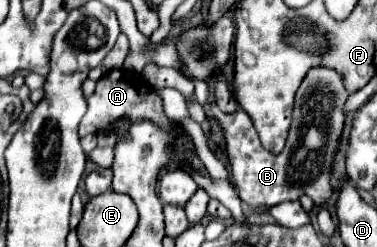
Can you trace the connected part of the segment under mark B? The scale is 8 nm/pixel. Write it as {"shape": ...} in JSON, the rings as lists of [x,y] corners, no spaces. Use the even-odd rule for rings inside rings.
{"shape":[[[326,66],[310,68],[304,76],[304,82],[298,86],[294,96],[292,110],[292,126],[286,138],[286,146],[280,154],[268,154],[262,148],[258,132],[244,110],[236,110],[236,114],[224,114],[218,110],[216,97],[210,93],[206,82],[192,78],[194,94],[204,108],[207,118],[216,118],[226,130],[226,154],[230,162],[232,184],[240,196],[240,200],[252,210],[266,210],[286,200],[298,200],[302,194],[308,194],[316,200],[316,206],[326,204],[334,192],[332,188],[332,164],[338,152],[340,136],[346,120],[346,100],[348,90],[344,86],[344,78]]]}

